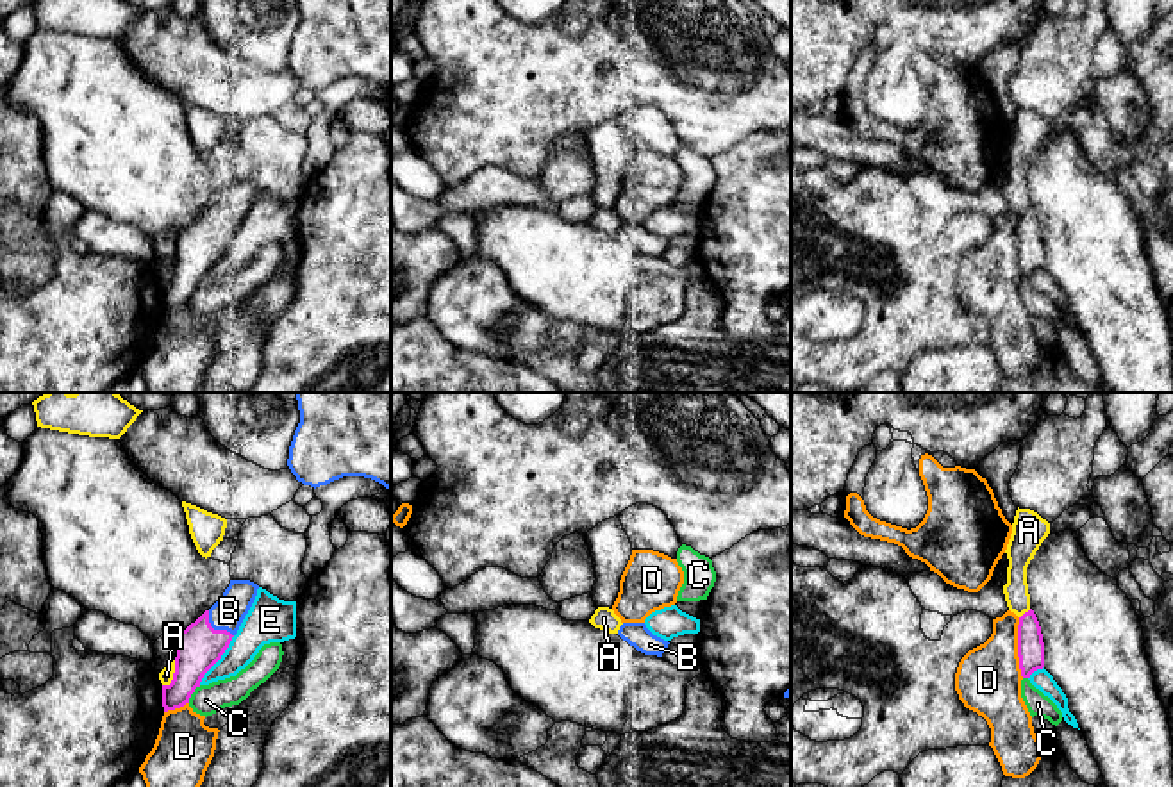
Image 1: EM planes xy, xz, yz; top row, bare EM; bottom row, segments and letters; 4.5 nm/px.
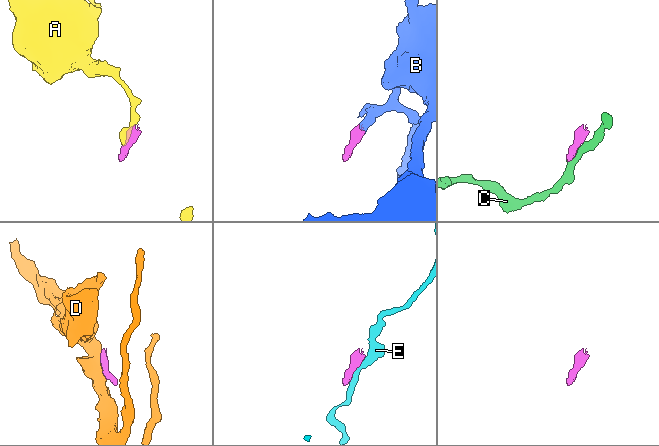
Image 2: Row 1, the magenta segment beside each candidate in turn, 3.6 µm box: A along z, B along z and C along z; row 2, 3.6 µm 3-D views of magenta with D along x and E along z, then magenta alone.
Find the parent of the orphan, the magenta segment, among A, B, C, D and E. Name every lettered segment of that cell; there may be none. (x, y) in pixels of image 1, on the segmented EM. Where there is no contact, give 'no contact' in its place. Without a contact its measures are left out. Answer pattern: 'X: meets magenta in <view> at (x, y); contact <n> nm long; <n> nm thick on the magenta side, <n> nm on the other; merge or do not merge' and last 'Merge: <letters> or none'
A: meets magenta in xy at (174, 675); contact 130 nm long; 200 nm thick on the magenta side, 60 nm on the other; do not merge
B: meets magenta in xy at (213, 629); contact 170 nm long; 200 nm thick on the magenta side, 150 nm on the other; merge
C: meets magenta in xy at (193, 691); contact 100 nm long; 200 nm thick on the magenta side, 140 nm on the other; do not merge
D: meets magenta in yz at (1018, 648); contact 280 nm long; 130 nm thick on the magenta side, 300 nm on the other; do not merge
E: meets magenta in xy at (218, 659); contact 280 nm long; 200 nm thick on the magenta side, 170 nm on the other; do not merge
Merge: B

